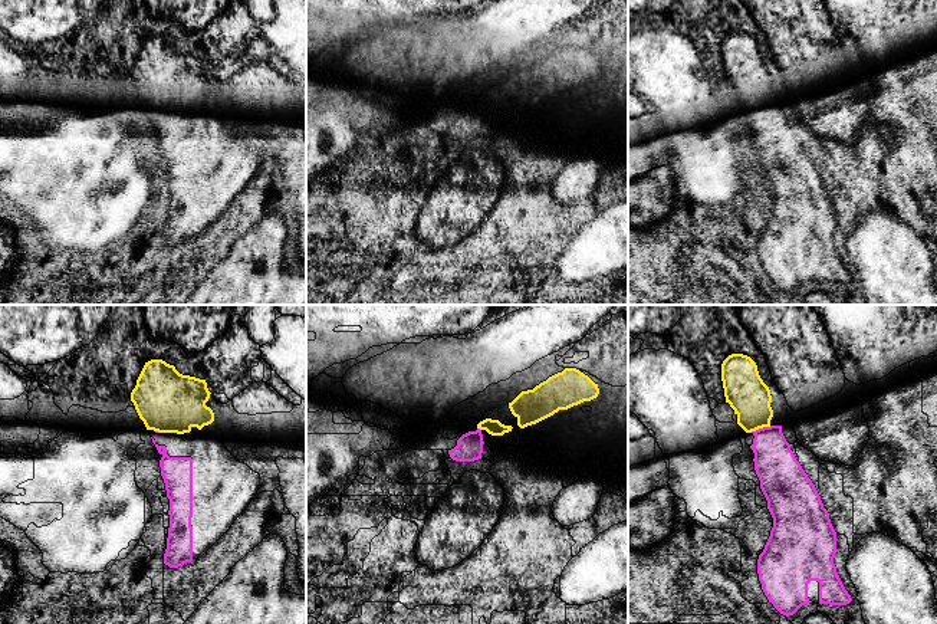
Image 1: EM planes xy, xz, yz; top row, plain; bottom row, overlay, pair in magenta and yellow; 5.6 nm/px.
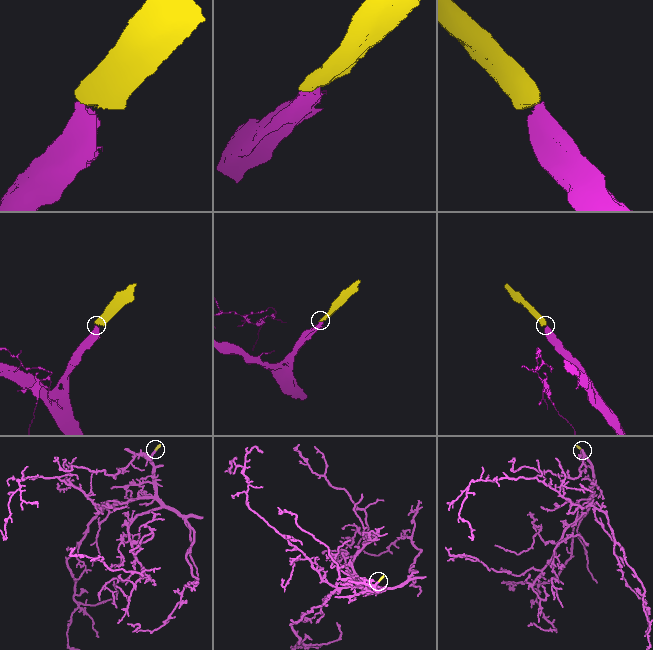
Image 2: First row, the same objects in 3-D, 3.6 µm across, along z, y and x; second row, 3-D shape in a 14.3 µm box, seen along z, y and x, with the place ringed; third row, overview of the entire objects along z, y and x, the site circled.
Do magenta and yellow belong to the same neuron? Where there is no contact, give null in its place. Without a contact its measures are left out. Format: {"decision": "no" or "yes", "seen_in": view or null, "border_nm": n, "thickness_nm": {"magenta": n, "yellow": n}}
{"decision": "yes", "seen_in": "yz", "border_nm": 120, "thickness_nm": {"magenta": 240, "yellow": 240}}

